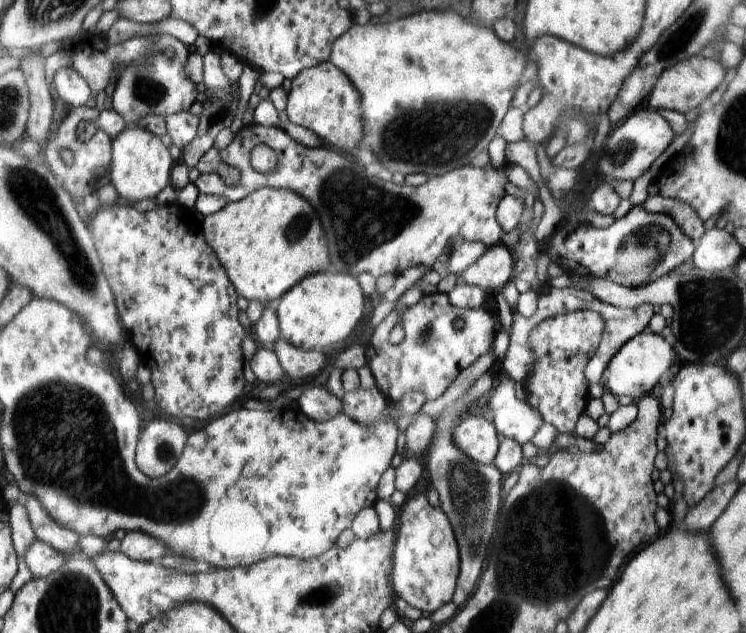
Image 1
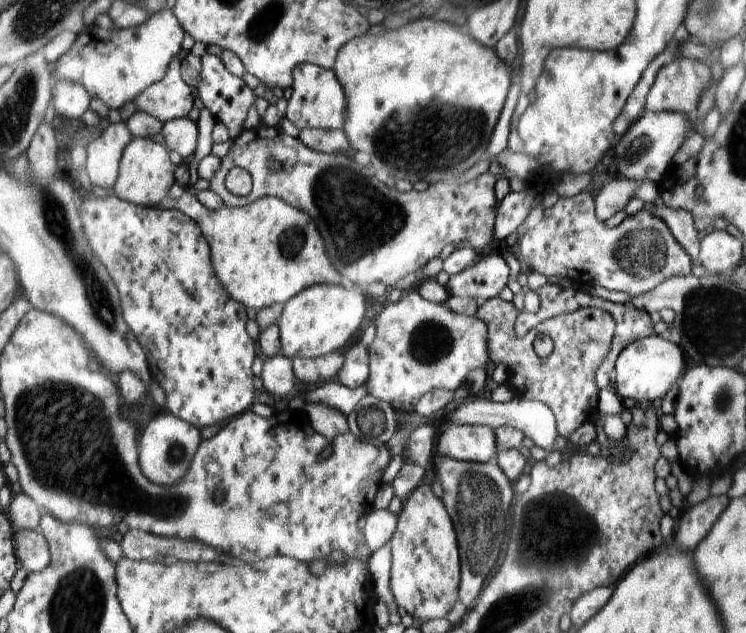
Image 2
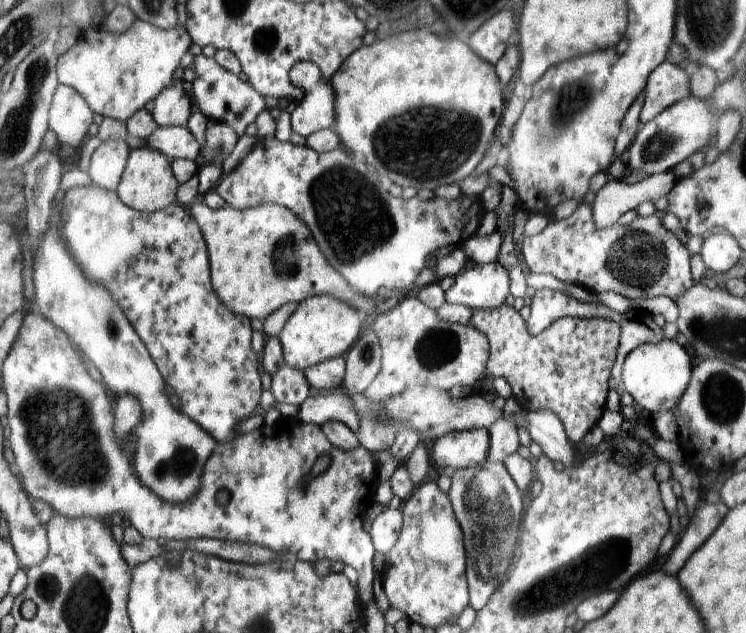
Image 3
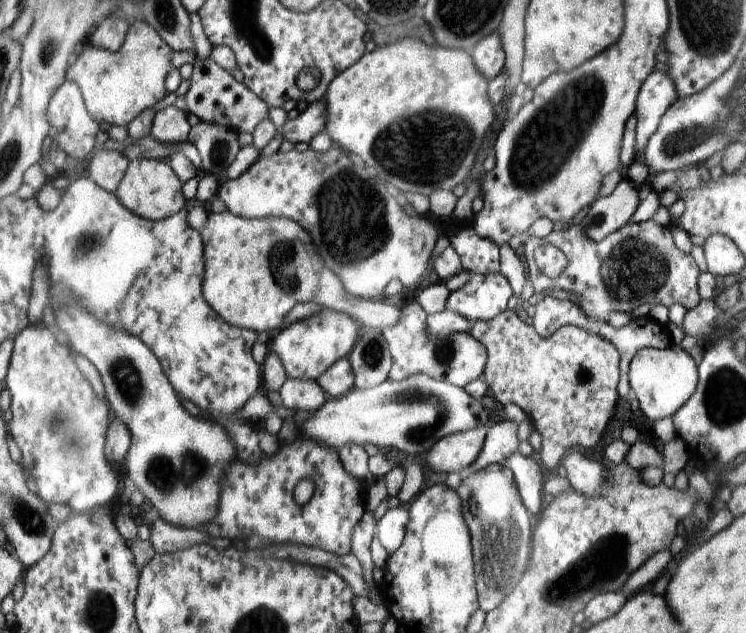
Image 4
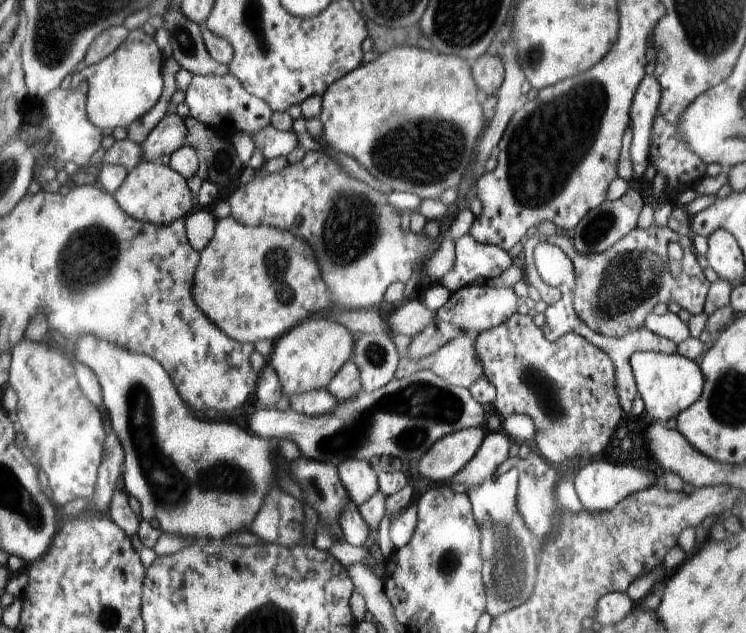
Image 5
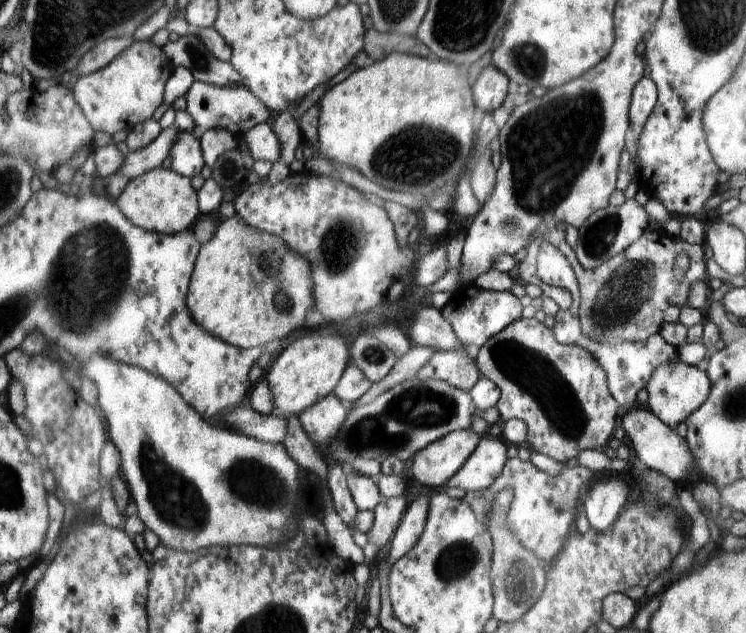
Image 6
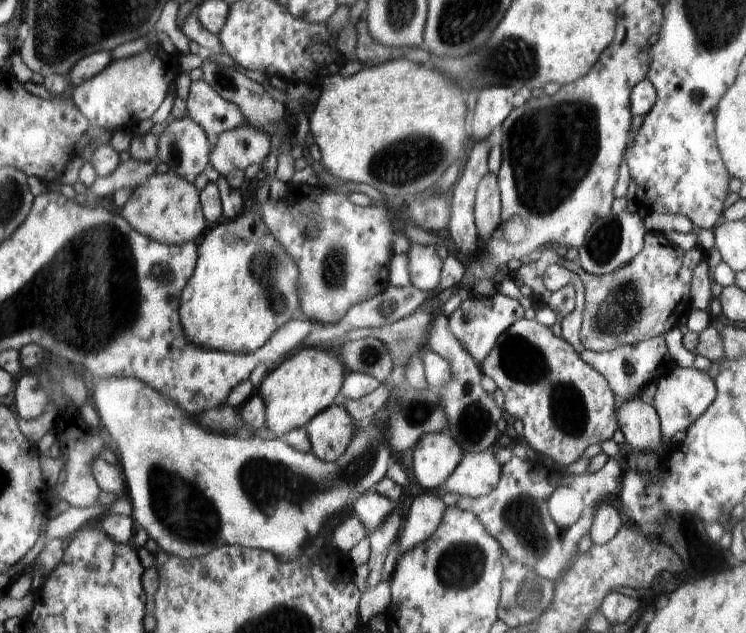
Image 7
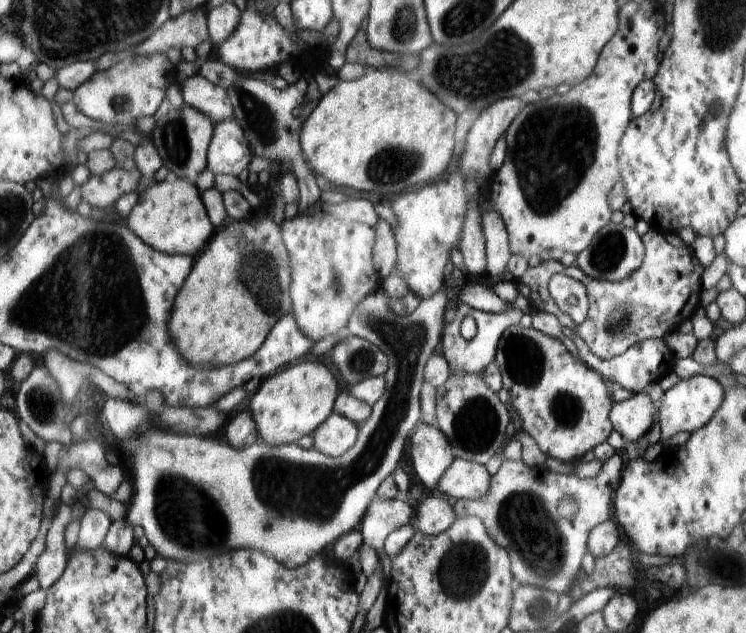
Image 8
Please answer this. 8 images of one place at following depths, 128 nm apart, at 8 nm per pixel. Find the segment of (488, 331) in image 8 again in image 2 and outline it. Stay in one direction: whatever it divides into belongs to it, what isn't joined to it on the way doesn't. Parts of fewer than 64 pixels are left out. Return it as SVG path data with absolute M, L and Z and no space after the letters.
M485 252L478 257L472 266L465 268L458 274L452 275L449 278L447 288L452 296L470 297L477 302L483 302L498 297L502 288L506 288L508 280L510 280L510 276L508 276L506 262L500 256L496 256L496 252Z

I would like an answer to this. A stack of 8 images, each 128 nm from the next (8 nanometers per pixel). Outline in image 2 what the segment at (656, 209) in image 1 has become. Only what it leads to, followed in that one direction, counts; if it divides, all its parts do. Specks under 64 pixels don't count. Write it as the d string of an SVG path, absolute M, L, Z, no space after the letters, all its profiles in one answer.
M664 206L658 208L656 214L667 224L676 242L690 255L692 262L698 262L700 241L690 212Z

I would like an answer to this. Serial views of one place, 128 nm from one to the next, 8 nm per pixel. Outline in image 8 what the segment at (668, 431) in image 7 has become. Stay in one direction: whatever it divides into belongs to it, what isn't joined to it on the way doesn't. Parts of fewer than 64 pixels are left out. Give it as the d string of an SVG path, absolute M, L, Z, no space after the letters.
M704 374L692 376L688 380L680 380L672 388L666 390L660 398L662 405L658 413L662 434L659 443L668 444L672 437L680 432L695 433L696 430L703 429L723 405L724 394L726 394L725 387L718 383L716 378L710 378Z

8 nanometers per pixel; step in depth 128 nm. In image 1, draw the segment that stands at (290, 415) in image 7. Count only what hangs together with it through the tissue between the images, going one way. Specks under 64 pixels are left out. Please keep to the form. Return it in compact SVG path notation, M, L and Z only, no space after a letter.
M329 272L304 277L290 292L283 294L276 308L281 338L305 351L312 351L316 346L326 348L340 344L358 326L362 312L365 312L364 292L360 290L358 280L348 273Z

